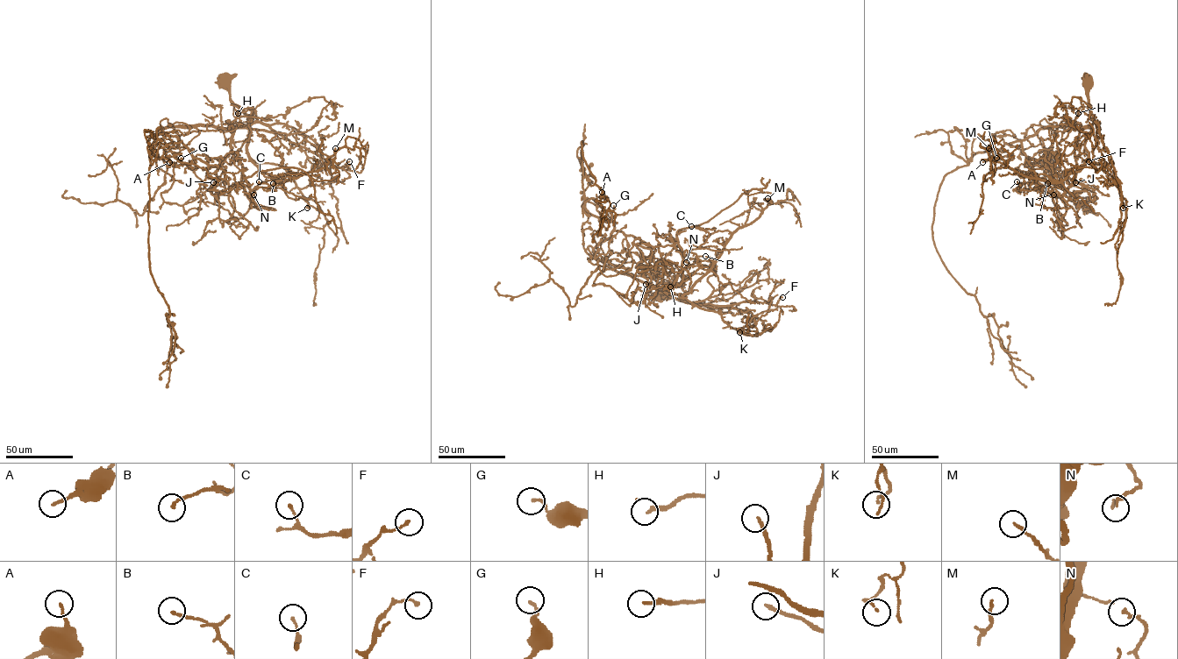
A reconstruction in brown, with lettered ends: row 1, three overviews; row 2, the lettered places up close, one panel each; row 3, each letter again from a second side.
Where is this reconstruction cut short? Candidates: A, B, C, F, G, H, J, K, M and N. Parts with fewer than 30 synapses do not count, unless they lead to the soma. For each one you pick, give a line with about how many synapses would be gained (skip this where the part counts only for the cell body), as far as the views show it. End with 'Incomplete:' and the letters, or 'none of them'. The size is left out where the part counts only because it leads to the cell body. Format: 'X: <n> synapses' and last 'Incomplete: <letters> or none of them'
Incomplete: none of them

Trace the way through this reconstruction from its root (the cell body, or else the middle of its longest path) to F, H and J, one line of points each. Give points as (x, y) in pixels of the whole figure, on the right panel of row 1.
F: (1087, 81), (1088, 110), (1096, 128), (1096, 145), (1093, 158), (1095, 167), (1088, 161)
H: (1087, 81), (1088, 110), (1094, 121), (1082, 107), (1078, 113)
J: (1087, 81), (1090, 124), (1045, 128), (1022, 141), (1031, 165), (1075, 182)

